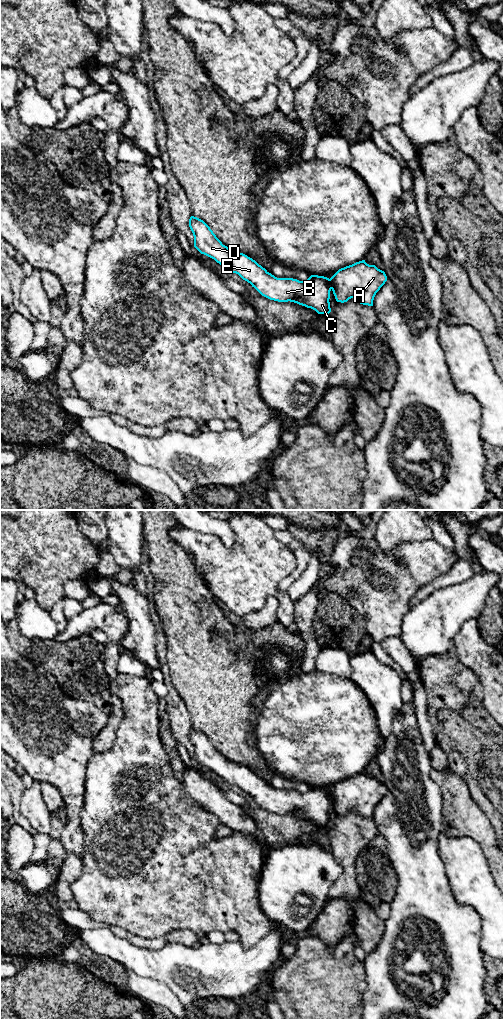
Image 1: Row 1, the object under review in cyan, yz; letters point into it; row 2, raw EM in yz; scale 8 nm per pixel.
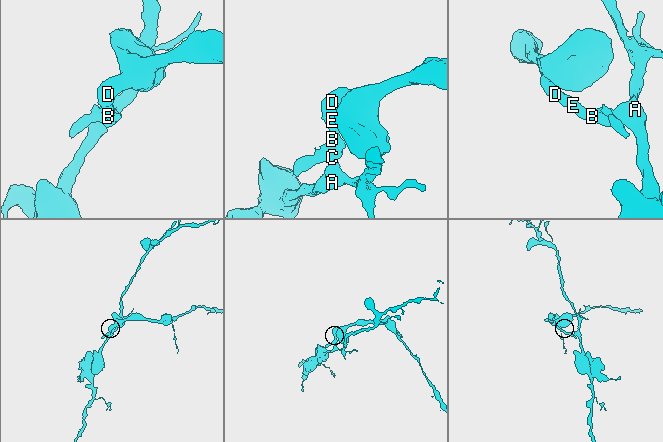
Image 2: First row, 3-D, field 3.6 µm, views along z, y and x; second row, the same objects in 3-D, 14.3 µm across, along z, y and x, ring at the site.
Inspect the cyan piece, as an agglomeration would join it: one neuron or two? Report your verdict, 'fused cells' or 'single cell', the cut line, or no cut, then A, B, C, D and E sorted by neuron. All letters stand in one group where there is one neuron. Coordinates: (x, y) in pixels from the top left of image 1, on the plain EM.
fused cells | yz (329, 791), (331, 800) | A / B C D E

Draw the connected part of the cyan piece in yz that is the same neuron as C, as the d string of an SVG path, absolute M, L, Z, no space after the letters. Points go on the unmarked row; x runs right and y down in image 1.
M191 728L189 739L194 748L194 759L219 775L228 785L236 785L262 808L278 814L294 814L328 827L330 820L330 791L311 787L305 793L277 790L247 767L233 763L216 749L201 731Z

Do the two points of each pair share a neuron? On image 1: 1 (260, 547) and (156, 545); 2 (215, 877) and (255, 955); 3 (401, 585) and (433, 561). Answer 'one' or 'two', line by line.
1: two
2: two
3: one

